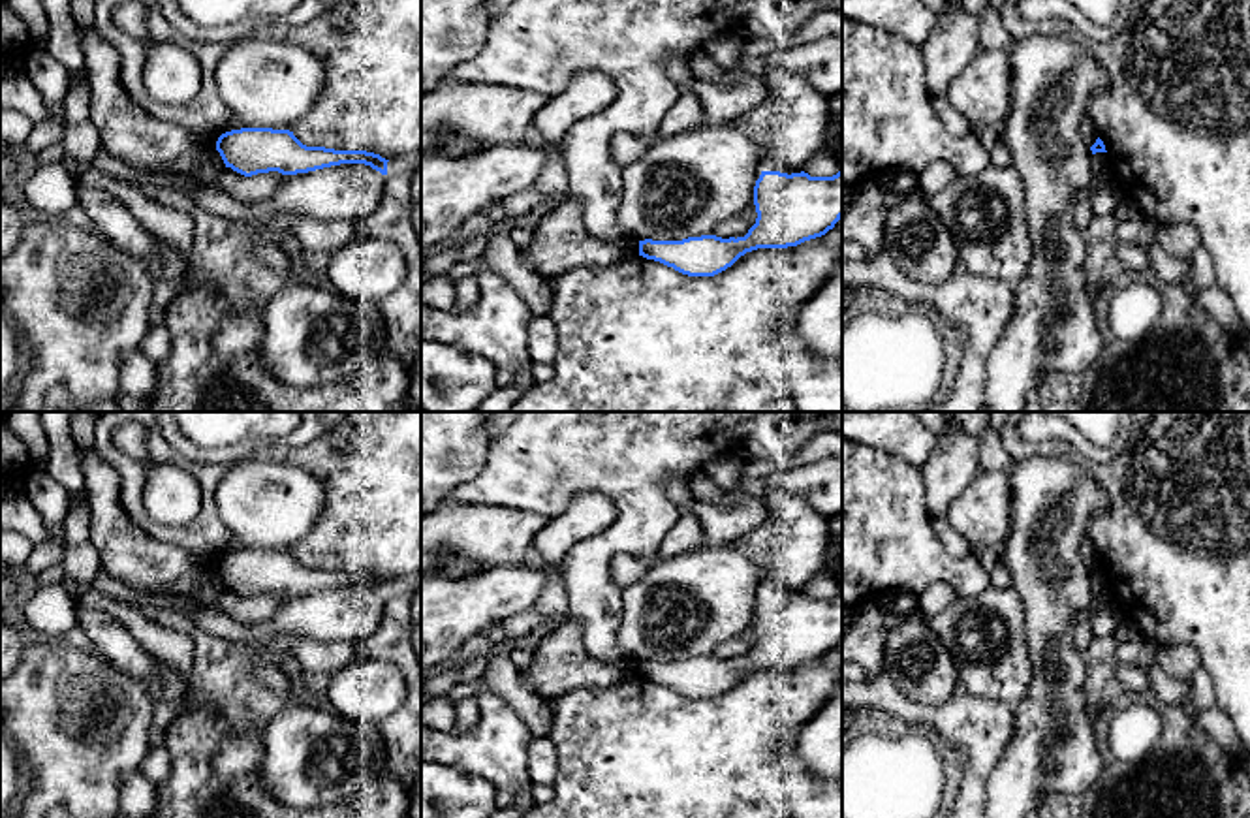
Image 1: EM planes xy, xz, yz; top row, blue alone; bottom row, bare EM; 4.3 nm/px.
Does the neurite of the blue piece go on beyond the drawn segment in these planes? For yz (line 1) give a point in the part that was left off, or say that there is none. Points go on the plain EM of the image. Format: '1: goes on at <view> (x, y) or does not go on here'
1: does not go on here

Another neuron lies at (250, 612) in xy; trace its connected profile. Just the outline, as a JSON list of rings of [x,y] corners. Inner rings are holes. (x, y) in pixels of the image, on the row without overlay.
[[[226,589],[220,594],[216,607],[224,615],[235,619],[237,622],[244,626],[258,626],[269,621],[288,600],[289,596],[282,596],[278,592],[244,598],[233,592],[231,589]]]

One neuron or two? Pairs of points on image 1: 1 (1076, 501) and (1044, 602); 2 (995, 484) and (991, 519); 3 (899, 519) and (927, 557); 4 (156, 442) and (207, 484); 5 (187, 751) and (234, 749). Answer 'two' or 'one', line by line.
1: one
2: one
3: one
4: one
5: two

